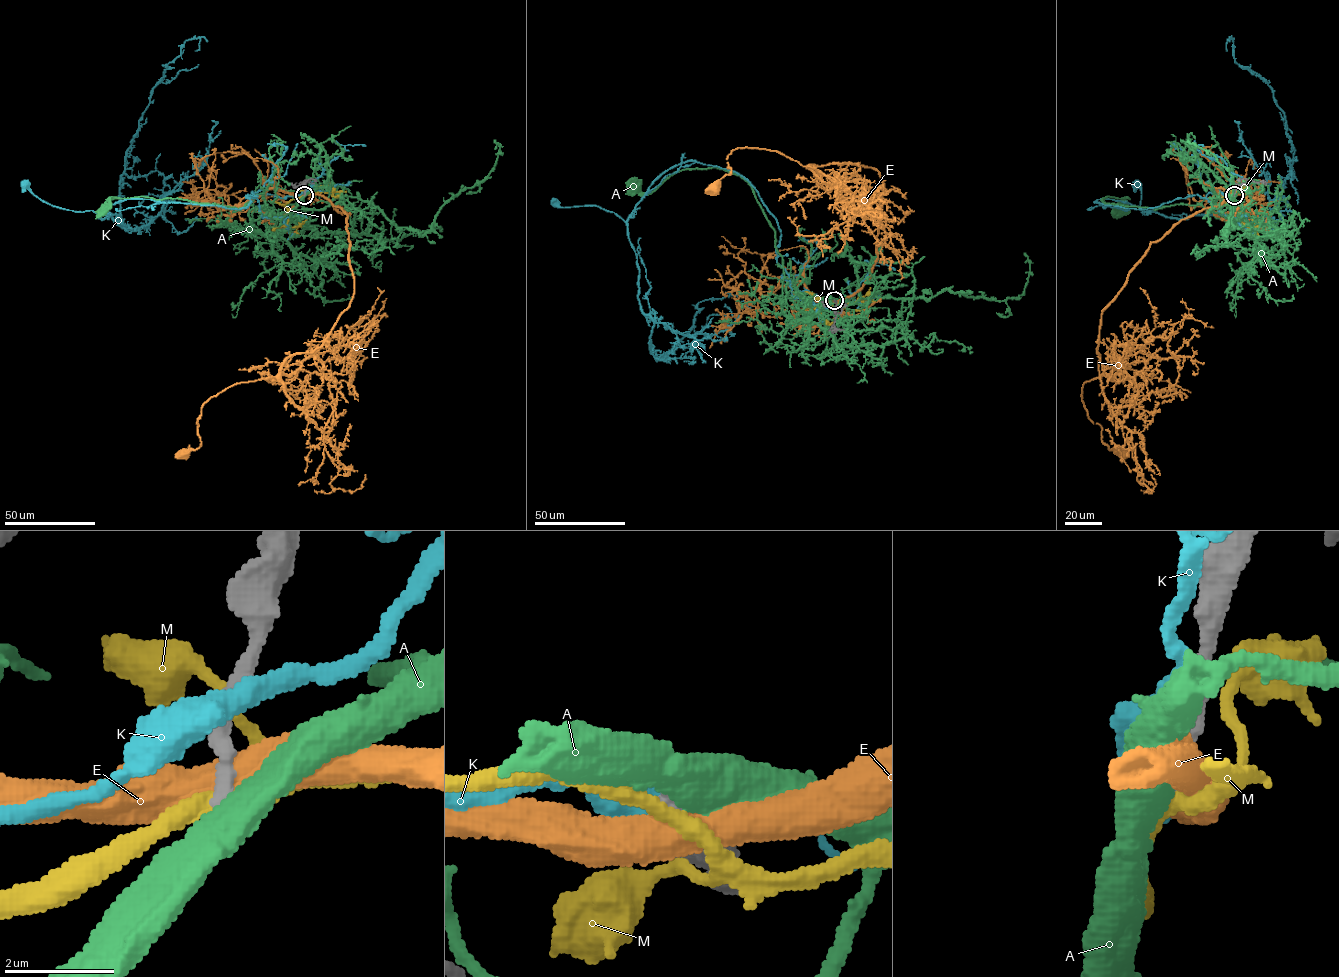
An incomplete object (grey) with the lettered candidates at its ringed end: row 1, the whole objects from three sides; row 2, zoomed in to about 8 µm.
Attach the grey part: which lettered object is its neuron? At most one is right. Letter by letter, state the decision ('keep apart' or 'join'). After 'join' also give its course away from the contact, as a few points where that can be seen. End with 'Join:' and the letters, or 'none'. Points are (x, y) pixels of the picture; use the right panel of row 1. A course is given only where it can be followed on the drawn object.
A: keep apart
E: keep apart
K: keep apart
M: keep apart
Join: none

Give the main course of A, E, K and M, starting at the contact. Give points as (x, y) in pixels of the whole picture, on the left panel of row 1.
A: (305, 195), (291, 211), (265, 214), (252, 221), (252, 205), (239, 209), (178, 198), (110, 197), (103, 209)
E: (304, 194), (347, 214), (349, 305), (321, 346), (290, 355), (278, 375), (211, 396), (200, 445), (183, 451)
K: (304, 192), (281, 198), (261, 190), (238, 209), (126, 199), (83, 212), (53, 206), (26, 183)
M: (304, 195), (284, 205), (290, 213), (288, 225), (296, 228), (306, 219)

